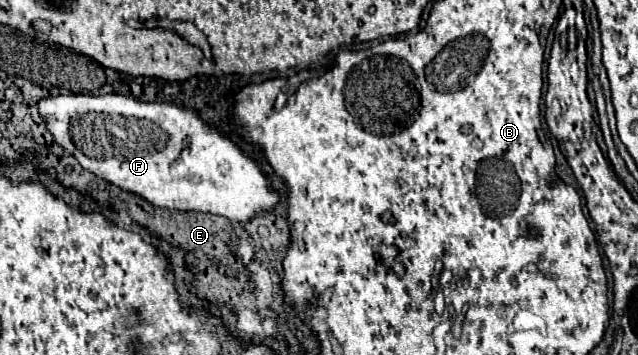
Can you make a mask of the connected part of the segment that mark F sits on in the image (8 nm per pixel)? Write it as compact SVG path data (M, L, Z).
M59 94L47 96L37 102L39 116L43 118L53 142L69 150L77 162L95 176L145 198L149 204L171 210L211 212L229 218L231 222L247 222L259 212L269 212L279 196L269 188L267 178L257 164L249 160L237 144L207 126L193 110L175 104L149 104L119 94L89 96L89 94Z

